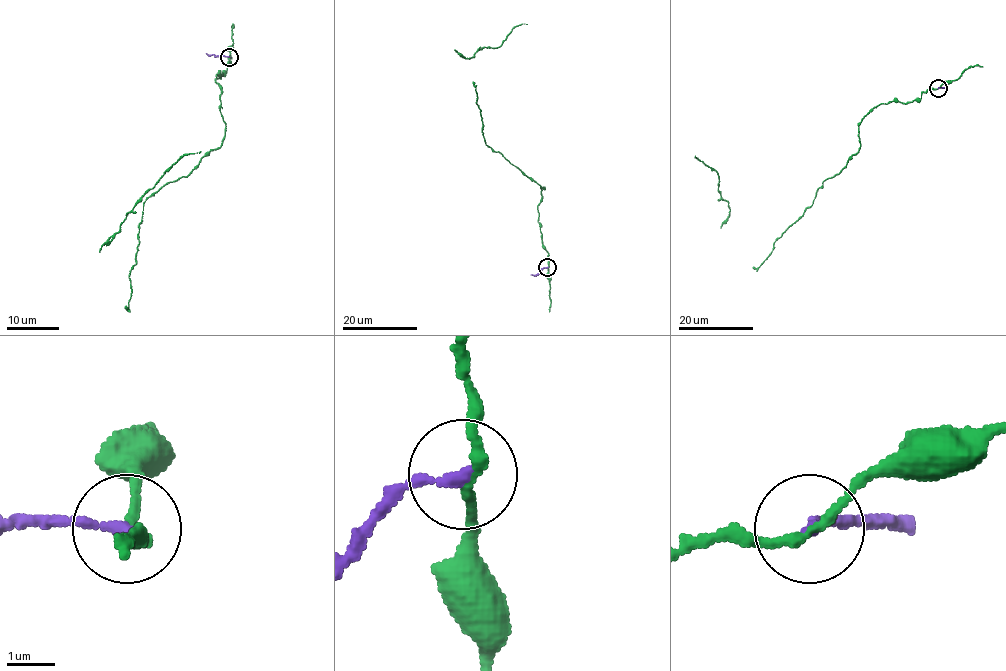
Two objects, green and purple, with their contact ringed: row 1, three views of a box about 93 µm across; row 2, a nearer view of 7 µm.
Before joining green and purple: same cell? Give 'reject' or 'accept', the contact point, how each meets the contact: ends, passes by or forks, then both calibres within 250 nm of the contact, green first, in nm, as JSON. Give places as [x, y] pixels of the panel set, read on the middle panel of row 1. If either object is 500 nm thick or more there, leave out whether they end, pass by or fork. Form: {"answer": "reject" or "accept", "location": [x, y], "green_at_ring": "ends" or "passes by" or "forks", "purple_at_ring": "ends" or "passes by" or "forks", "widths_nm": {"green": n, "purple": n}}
{"answer": "reject", "location": [547, 267], "green_at_ring": "passes by", "purple_at_ring": "ends", "widths_nm": {"green": 200, "purple": 240}}

